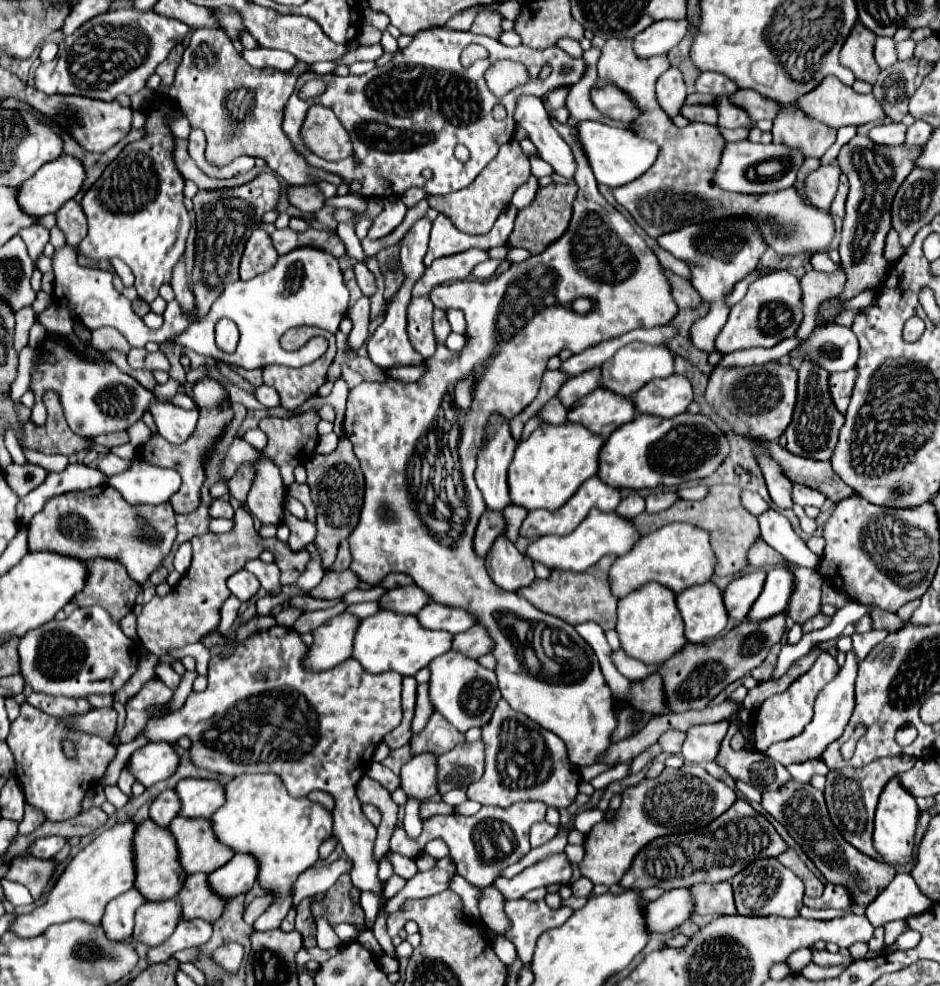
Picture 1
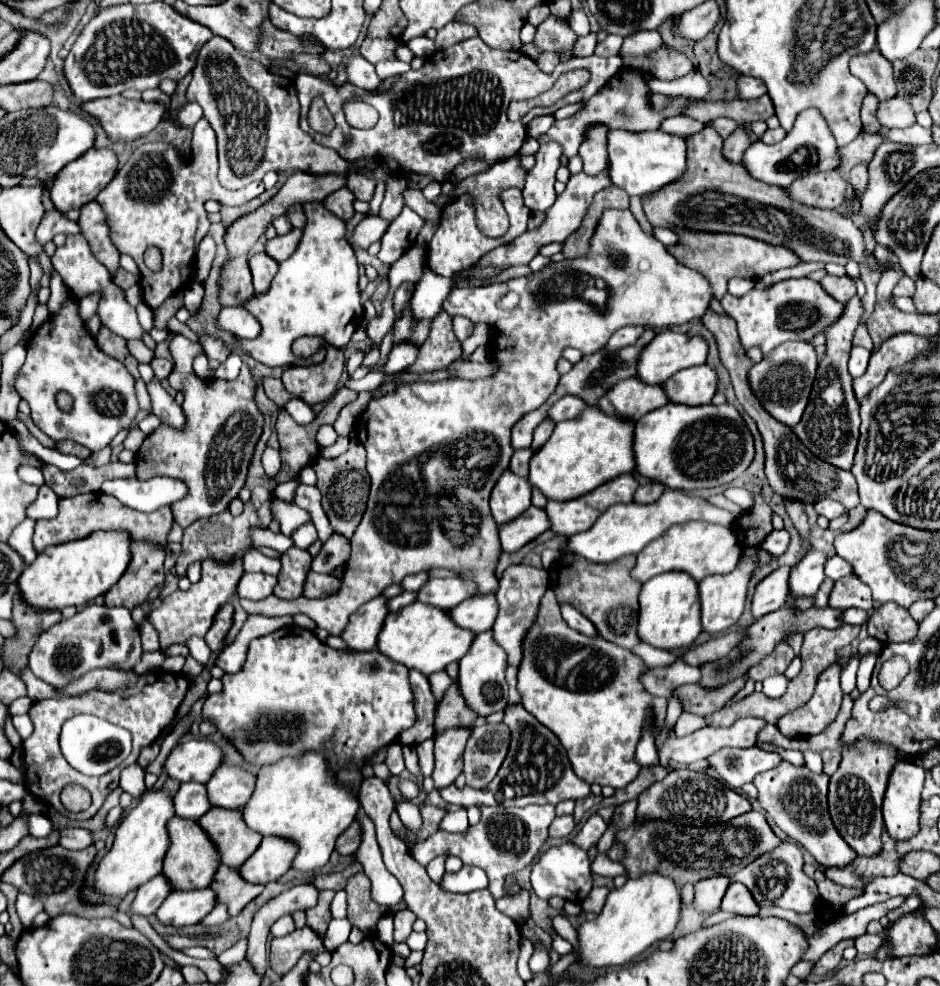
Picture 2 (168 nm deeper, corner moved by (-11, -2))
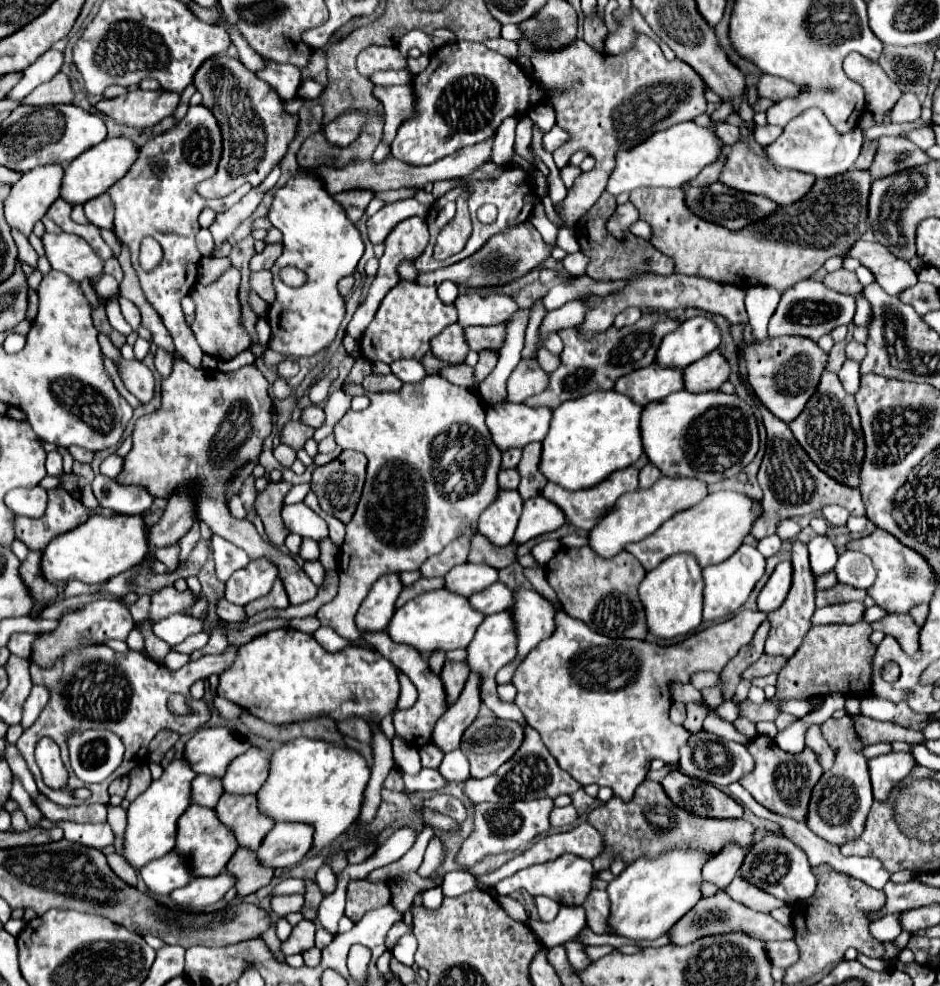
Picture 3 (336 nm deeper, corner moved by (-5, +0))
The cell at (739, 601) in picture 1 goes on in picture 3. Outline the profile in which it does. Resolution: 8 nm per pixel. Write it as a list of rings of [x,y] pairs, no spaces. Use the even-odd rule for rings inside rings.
[[[782,561],[774,569],[774,573],[770,575],[768,583],[762,587],[762,591],[756,599],[758,609],[764,611],[764,613],[770,613],[772,609],[778,609],[784,603],[788,591],[790,591],[790,583],[792,583],[792,563]]]

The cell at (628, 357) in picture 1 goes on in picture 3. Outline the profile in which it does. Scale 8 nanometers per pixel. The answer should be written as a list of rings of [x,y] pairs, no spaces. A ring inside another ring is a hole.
[[[704,315],[692,317],[680,323],[676,331],[668,333],[662,339],[654,363],[684,369],[690,363],[706,357],[718,345],[720,345],[718,327]]]

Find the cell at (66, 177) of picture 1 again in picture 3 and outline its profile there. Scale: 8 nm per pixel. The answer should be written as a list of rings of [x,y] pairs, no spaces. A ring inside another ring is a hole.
[[[118,137],[118,139],[106,139],[100,145],[90,147],[90,151],[76,157],[66,169],[62,177],[62,193],[60,197],[70,203],[84,203],[88,199],[94,199],[102,193],[106,193],[122,175],[128,171],[132,161],[138,157],[138,149],[132,145],[130,139]]]

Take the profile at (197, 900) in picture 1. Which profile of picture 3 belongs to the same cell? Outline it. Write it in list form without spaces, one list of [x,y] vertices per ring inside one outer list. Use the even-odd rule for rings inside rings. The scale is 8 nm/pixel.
[[[236,849],[232,859],[226,863],[226,873],[234,875],[236,879],[236,895],[246,897],[260,887],[268,885],[274,877],[274,869],[266,869],[256,861],[256,855],[248,849]]]

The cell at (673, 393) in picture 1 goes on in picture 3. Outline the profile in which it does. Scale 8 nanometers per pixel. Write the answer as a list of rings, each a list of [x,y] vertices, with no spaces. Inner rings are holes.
[[[712,351],[684,369],[684,389],[690,393],[716,391],[728,379],[728,373],[728,363],[718,351]]]

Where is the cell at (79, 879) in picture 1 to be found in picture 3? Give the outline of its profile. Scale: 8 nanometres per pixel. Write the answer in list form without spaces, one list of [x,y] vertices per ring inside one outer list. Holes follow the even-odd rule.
[[[184,759],[172,761],[160,779],[152,781],[150,787],[138,795],[128,807],[128,827],[124,831],[124,859],[134,869],[142,869],[148,861],[164,857],[174,849],[176,843],[176,821],[190,805],[190,783],[194,771]]]

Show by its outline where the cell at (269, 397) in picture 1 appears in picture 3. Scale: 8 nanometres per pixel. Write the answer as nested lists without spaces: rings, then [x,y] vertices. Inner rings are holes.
[[[318,405],[304,407],[302,415],[300,415],[300,421],[306,423],[306,425],[310,425],[310,427],[314,427],[314,429],[318,429],[324,423],[324,411],[322,411],[322,407],[318,407]]]

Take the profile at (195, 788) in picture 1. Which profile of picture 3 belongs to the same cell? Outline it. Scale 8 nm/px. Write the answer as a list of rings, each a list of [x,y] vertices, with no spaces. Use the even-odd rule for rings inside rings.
[[[250,747],[246,753],[238,755],[222,777],[224,791],[234,795],[256,793],[268,777],[268,761],[270,753],[256,747]]]

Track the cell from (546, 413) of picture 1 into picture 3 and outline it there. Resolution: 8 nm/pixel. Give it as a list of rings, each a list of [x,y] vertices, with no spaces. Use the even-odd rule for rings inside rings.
[[[538,441],[524,447],[522,461],[518,463],[518,471],[520,471],[520,477],[522,477],[522,481],[518,485],[518,493],[520,493],[522,499],[530,499],[530,497],[540,495],[544,485],[546,485],[544,475],[538,471],[540,451],[542,451],[542,445]]]

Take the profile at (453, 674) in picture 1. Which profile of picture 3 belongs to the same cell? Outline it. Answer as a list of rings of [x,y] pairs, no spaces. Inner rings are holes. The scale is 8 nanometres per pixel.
[[[502,611],[502,613],[496,613],[496,615],[488,615],[482,625],[476,629],[476,635],[472,639],[472,643],[468,645],[468,657],[466,657],[466,663],[470,667],[472,673],[478,673],[478,677],[482,677],[482,685],[480,685],[480,697],[482,697],[482,703],[488,705],[500,719],[512,719],[516,723],[522,723],[524,721],[524,715],[522,711],[514,705],[514,703],[502,703],[498,699],[498,693],[496,693],[496,673],[502,665],[510,663],[516,655],[516,631],[514,631],[514,623],[510,619],[510,613],[508,611]]]

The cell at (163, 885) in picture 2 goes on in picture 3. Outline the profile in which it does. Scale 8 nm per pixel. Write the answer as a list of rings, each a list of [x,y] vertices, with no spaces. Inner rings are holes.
[[[174,851],[144,865],[144,869],[140,869],[140,875],[148,887],[148,893],[154,897],[168,895],[170,891],[190,881],[188,861]]]

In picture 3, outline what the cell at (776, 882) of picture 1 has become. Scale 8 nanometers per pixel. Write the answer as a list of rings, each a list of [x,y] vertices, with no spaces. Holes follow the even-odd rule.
[[[766,837],[758,841],[746,855],[746,861],[742,861],[740,875],[750,881],[754,887],[778,897],[780,901],[794,905],[796,901],[808,899],[816,889],[816,877],[810,869],[808,857],[802,849],[798,849],[790,839],[786,837]]]

